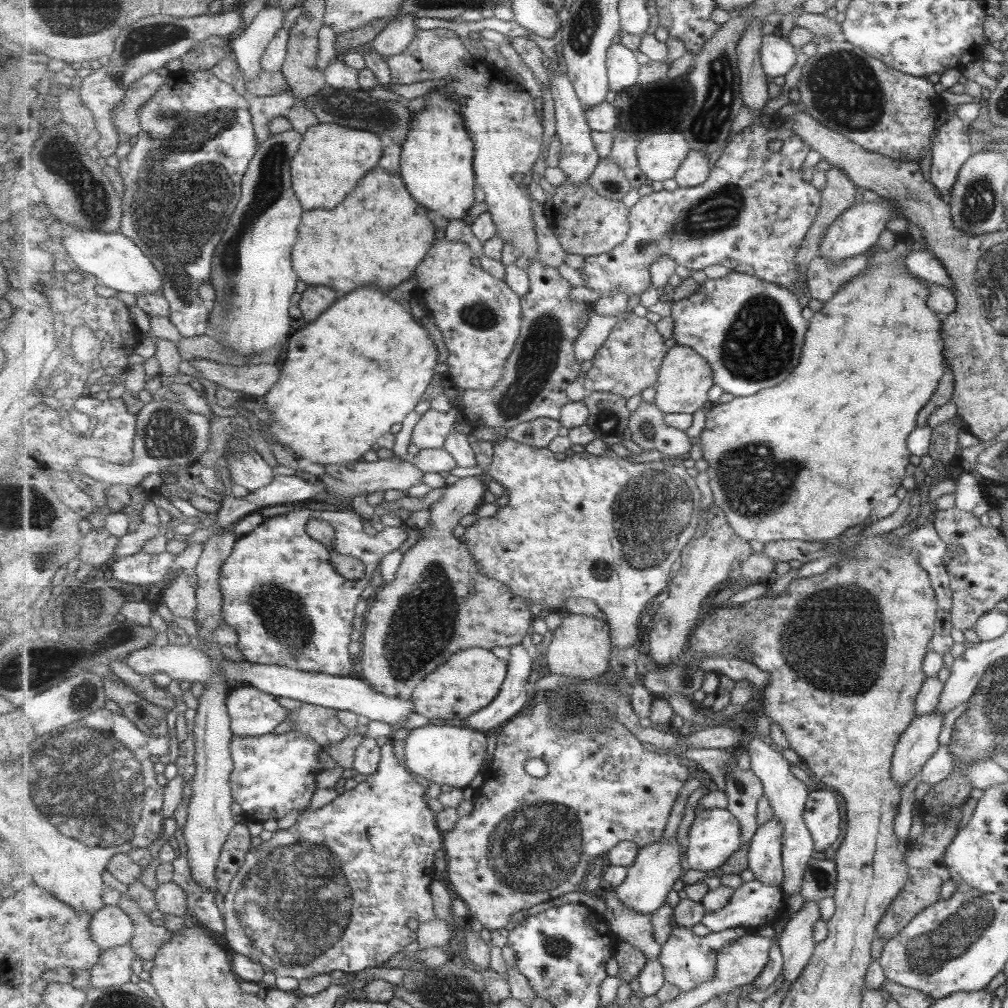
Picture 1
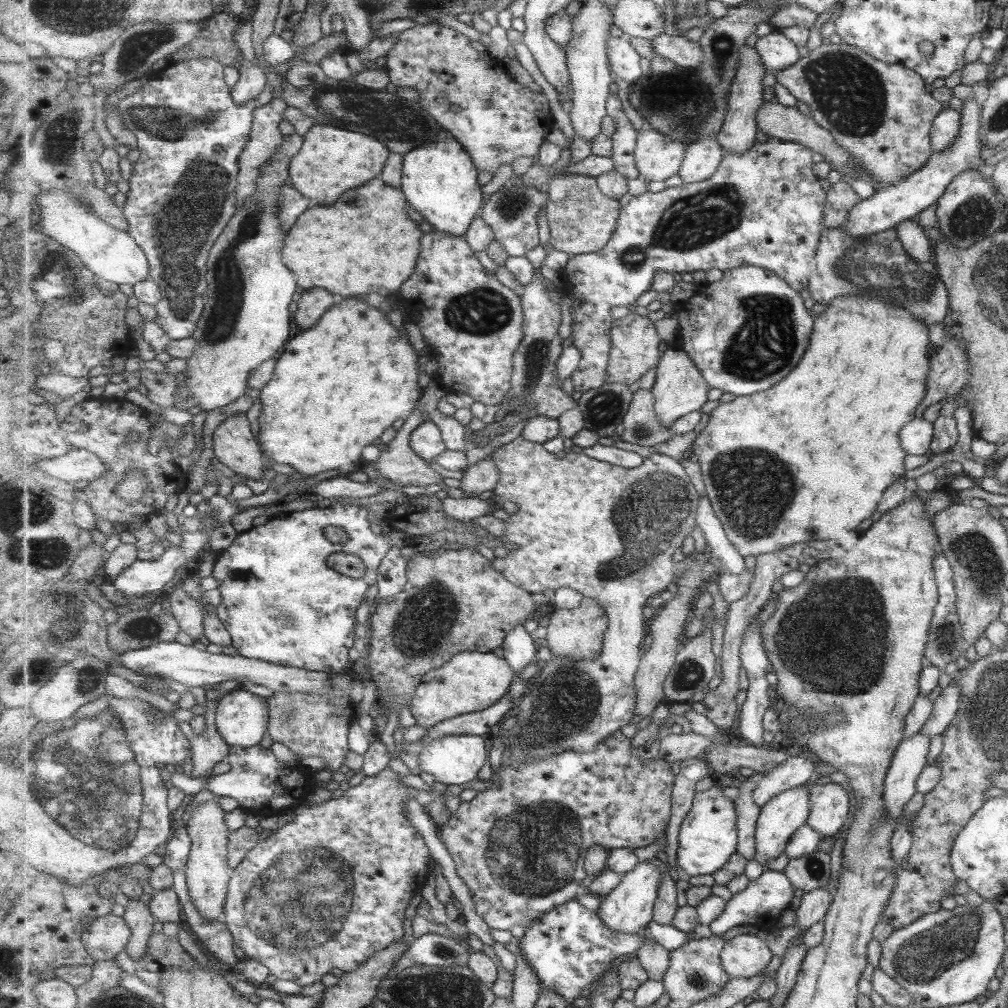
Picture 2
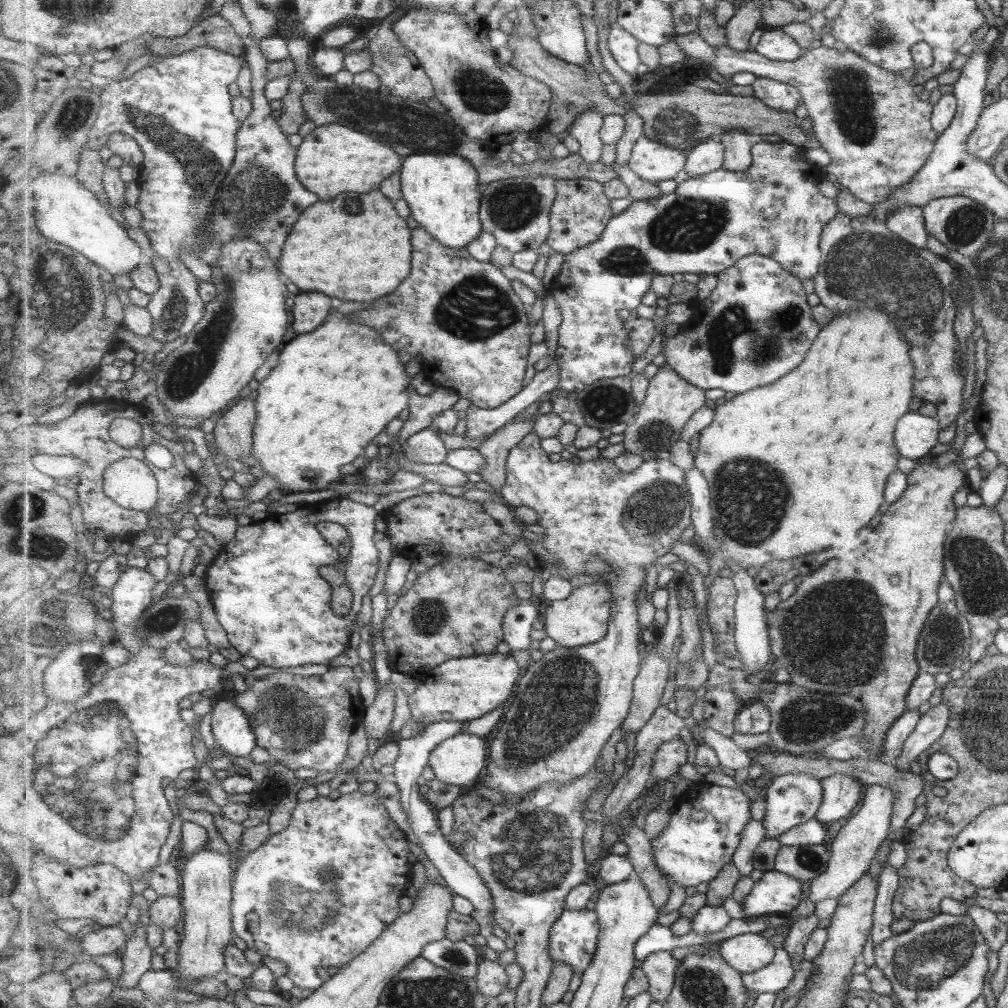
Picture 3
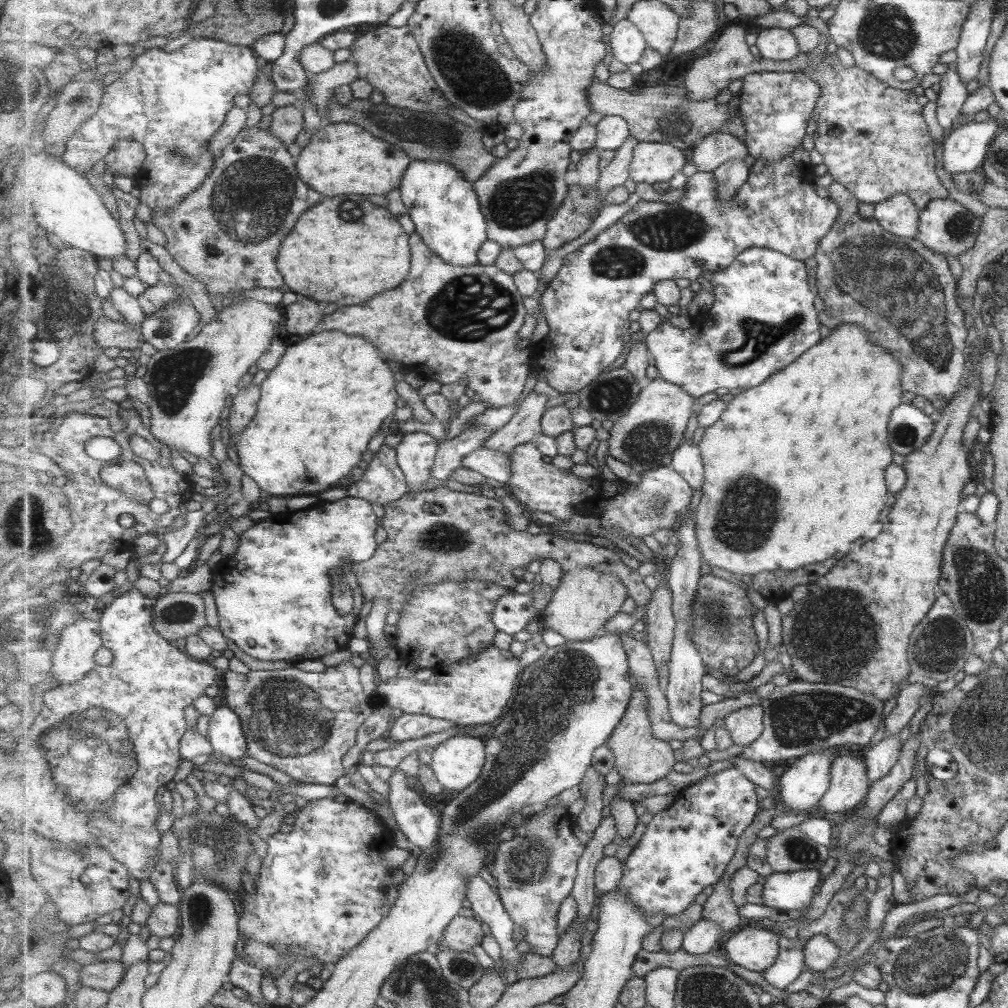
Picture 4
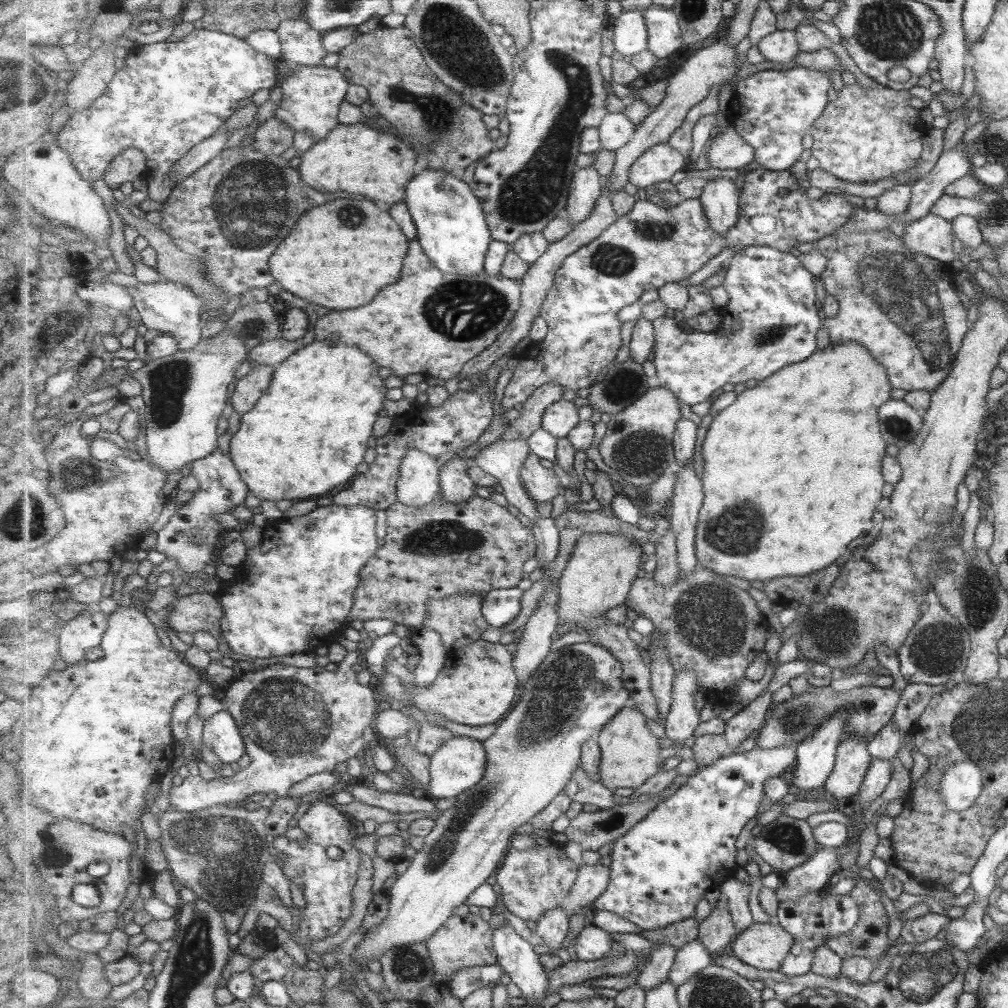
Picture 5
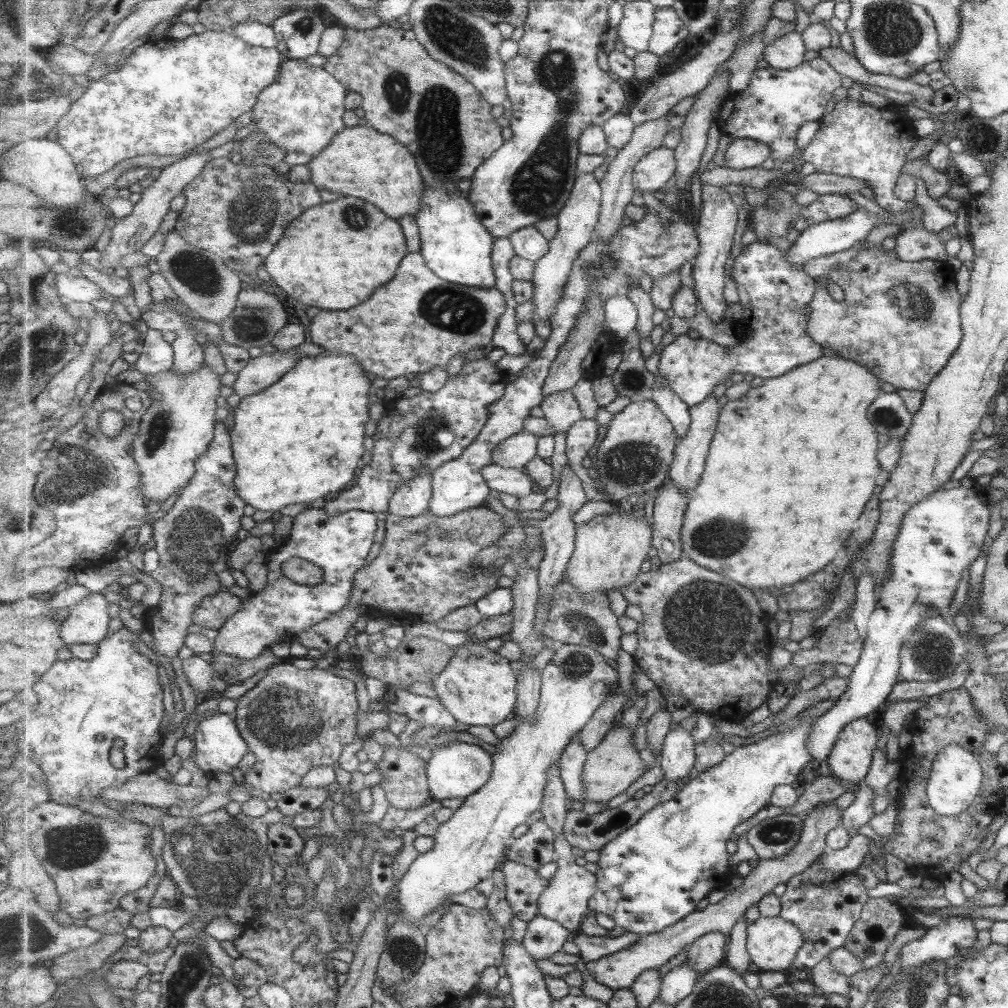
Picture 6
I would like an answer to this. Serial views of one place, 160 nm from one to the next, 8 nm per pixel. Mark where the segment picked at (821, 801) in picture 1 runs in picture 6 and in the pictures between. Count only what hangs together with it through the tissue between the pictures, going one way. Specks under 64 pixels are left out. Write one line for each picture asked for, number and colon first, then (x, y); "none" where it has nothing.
2: (830, 802)
3: (841, 792)
4: (848, 786)
5: (852, 761)
6: (851, 757)

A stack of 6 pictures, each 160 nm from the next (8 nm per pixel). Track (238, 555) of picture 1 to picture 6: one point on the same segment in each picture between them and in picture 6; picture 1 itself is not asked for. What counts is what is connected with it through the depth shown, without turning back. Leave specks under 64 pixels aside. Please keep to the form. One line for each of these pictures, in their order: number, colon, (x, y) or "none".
2: (282, 603)
3: (270, 597)
4: (274, 597)
5: (299, 588)
6: (340, 545)

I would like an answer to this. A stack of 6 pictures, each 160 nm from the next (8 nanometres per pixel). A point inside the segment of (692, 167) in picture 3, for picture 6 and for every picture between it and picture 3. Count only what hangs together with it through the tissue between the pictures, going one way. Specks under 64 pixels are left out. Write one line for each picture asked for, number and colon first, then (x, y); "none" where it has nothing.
4: (710, 153)
5: (729, 150)
6: (741, 154)

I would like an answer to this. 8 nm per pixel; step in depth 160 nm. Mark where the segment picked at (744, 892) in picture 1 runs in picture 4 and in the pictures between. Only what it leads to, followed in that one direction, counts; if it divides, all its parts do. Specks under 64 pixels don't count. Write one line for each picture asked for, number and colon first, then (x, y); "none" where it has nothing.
2: (765, 898)
3: (776, 893)
4: (789, 890)

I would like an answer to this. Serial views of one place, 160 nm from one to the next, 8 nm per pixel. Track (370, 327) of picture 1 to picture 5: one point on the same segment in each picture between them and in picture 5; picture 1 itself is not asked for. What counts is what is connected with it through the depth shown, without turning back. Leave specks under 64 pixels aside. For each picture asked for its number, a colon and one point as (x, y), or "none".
2: (339, 386)
3: (334, 390)
4: (330, 394)
5: (322, 404)

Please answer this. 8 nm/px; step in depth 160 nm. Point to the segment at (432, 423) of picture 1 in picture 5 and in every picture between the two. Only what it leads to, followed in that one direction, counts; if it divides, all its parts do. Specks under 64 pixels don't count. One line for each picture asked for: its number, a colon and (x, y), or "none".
2: (426, 441)
3: (426, 447)
4: (417, 451)
5: (420, 481)

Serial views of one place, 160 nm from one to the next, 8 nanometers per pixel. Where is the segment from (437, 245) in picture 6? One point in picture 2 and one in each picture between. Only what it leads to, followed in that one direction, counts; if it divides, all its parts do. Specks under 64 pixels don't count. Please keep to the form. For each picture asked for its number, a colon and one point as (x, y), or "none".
2: (439, 179)
3: (444, 192)
4: (444, 205)
5: (453, 229)

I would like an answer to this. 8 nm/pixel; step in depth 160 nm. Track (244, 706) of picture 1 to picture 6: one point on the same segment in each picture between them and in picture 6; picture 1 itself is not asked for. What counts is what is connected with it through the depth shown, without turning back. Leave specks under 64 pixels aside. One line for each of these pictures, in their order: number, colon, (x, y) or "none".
2: (243, 718)
3: (232, 729)
4: (226, 732)
5: (222, 735)
6: (219, 746)

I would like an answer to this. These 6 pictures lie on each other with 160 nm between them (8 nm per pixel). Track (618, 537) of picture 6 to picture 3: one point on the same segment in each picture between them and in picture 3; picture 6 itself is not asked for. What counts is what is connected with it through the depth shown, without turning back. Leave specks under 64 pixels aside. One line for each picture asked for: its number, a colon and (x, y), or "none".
3: (584, 618)
4: (587, 599)
5: (599, 577)

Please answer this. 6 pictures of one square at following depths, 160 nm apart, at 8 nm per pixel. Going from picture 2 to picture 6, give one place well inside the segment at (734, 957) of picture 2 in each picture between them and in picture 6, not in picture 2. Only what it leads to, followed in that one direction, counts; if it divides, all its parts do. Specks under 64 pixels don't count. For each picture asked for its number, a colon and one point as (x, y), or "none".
3: (749, 952)
4: (757, 949)
5: (764, 946)
6: (773, 943)

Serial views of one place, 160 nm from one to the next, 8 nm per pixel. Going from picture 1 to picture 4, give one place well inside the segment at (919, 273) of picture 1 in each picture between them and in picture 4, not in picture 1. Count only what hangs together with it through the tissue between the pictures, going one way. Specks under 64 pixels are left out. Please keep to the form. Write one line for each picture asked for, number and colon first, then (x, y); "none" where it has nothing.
2: (919, 247)
3: (906, 222)
4: (898, 215)

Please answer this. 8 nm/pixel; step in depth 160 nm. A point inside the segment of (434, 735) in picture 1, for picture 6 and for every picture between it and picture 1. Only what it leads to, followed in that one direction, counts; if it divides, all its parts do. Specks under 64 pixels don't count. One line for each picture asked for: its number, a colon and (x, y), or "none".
2: (452, 760)
3: (460, 760)
4: (458, 763)
5: (460, 764)
6: (458, 770)

